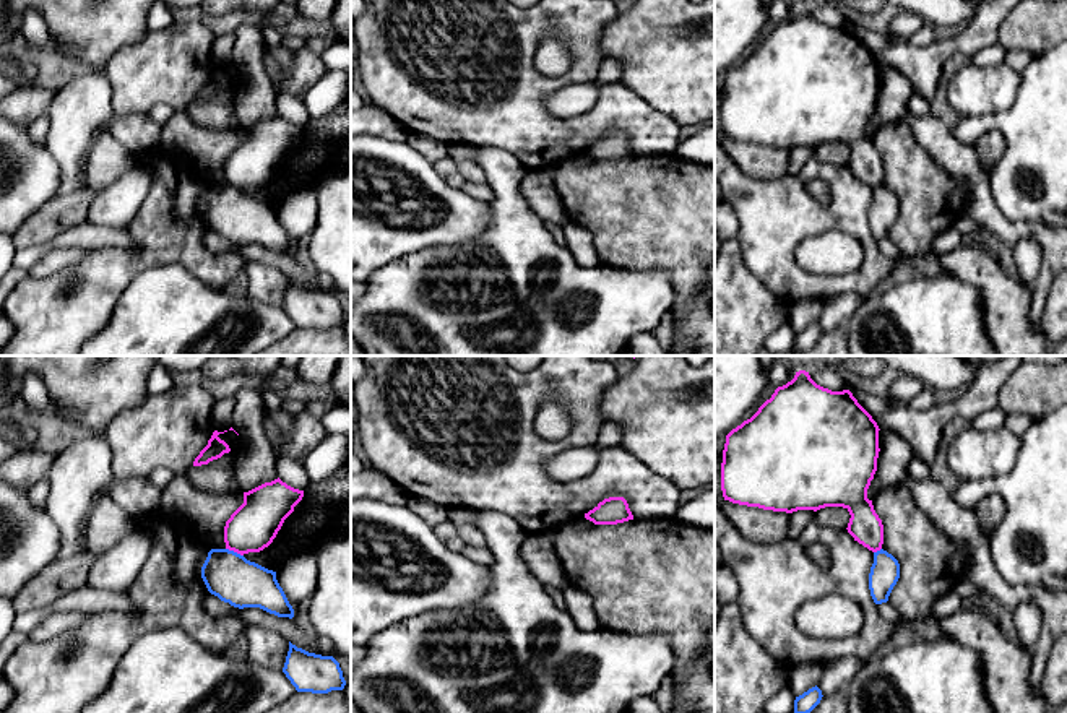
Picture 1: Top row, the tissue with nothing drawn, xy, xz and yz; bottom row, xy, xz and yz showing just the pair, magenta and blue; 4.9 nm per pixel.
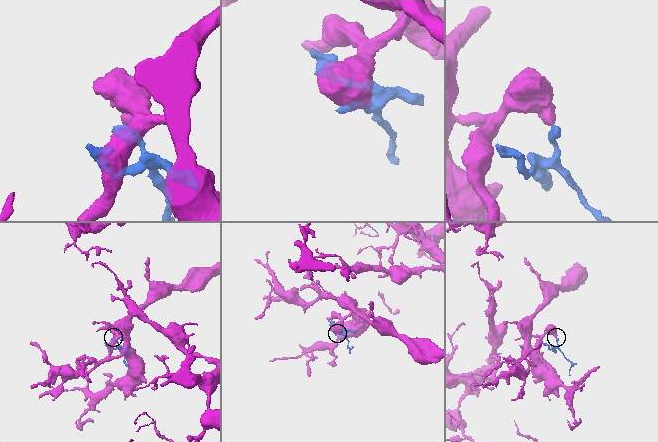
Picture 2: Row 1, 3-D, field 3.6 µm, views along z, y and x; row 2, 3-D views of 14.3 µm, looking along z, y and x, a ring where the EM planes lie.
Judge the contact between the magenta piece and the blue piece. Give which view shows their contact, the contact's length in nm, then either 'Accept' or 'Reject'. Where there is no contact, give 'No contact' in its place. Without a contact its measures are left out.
Touches magenta in xy. Shared border 100 nm. Reject

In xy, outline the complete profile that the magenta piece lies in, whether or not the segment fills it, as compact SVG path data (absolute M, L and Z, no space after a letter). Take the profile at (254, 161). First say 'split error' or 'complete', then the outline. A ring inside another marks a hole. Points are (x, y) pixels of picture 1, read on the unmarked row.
complete | M279 114L244 128L244 140L224 162L226 185L244 192L268 184L302 133L304 127Z

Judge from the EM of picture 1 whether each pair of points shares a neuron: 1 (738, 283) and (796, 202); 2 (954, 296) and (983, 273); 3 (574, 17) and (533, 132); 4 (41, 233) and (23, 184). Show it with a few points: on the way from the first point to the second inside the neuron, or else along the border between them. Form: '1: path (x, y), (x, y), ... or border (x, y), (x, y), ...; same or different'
1: border (736, 239), (744, 265), (773, 296); different
2: border (941, 272), (970, 283), (978, 291), (984, 319); different
3: path (539, 28), (523, 44), (523, 98); same
4: border (57, 194), (17, 231); different

